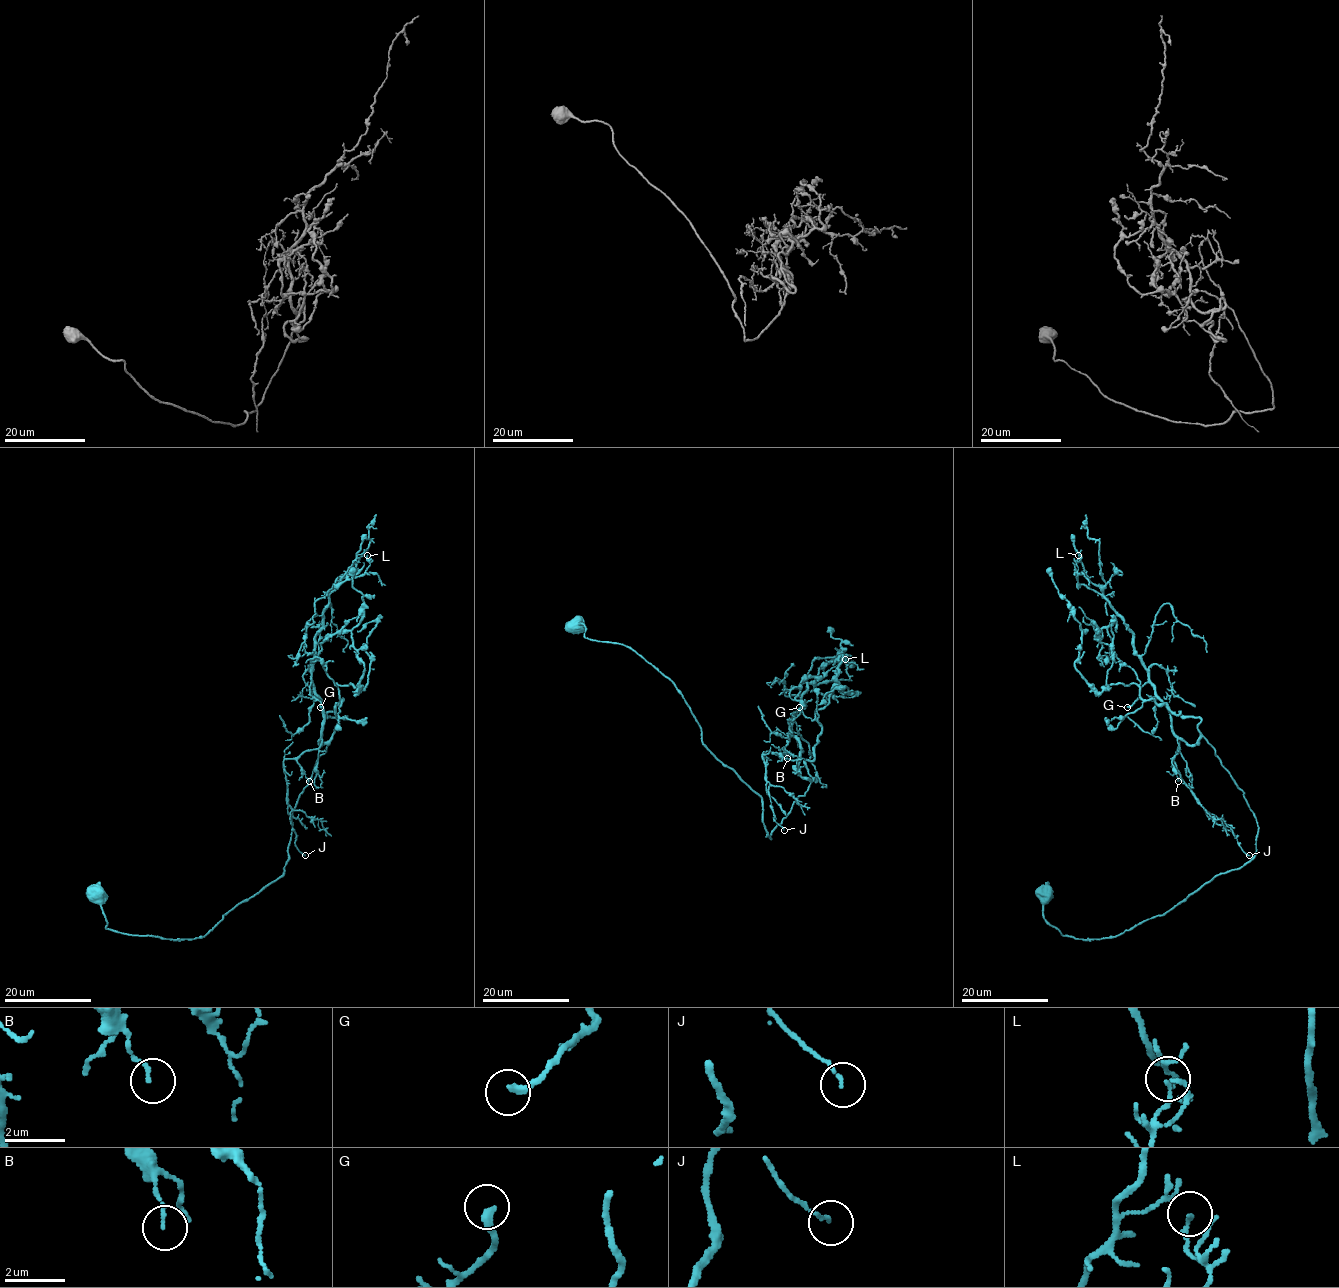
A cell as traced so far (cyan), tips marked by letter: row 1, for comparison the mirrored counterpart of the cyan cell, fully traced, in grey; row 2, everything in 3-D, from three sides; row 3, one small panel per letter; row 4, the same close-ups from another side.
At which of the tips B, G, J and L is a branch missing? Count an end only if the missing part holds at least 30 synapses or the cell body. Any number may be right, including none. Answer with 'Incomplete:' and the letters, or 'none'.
Incomplete: none

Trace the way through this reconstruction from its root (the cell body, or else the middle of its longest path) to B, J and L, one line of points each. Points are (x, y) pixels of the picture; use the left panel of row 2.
B: (94, 893), (106, 928), (201, 938), (284, 874), (292, 810), (331, 736), (297, 760), (309, 781)
J: (94, 893), (106, 928), (201, 938), (284, 874), (292, 810), (331, 736), (284, 760), (294, 846), (305, 855)
L: (94, 893), (106, 928), (194, 939), (284, 874), (331, 738), (315, 634), (367, 555)

